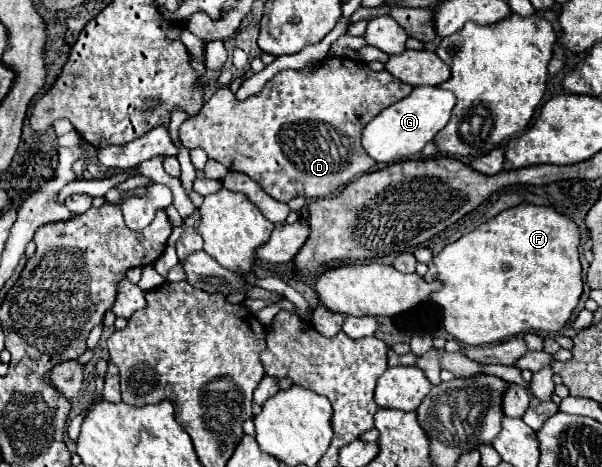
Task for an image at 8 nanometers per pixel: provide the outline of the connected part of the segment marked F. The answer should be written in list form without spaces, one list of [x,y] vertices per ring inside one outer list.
[[[520,203],[512,209],[506,209],[502,213],[498,213],[494,219],[482,223],[478,229],[474,229],[472,233],[460,237],[458,241],[446,245],[430,263],[428,263],[428,273],[424,275],[424,279],[436,279],[442,283],[442,287],[430,295],[432,303],[438,303],[442,307],[442,327],[446,329],[446,333],[450,333],[454,339],[478,347],[478,345],[490,345],[490,343],[500,343],[506,341],[506,337],[516,337],[520,333],[530,333],[530,331],[560,331],[566,321],[570,319],[574,307],[578,305],[578,299],[582,295],[582,267],[578,261],[578,245],[580,245],[580,231],[576,227],[576,223],[560,213],[556,213],[552,207],[536,207],[530,203]]]

